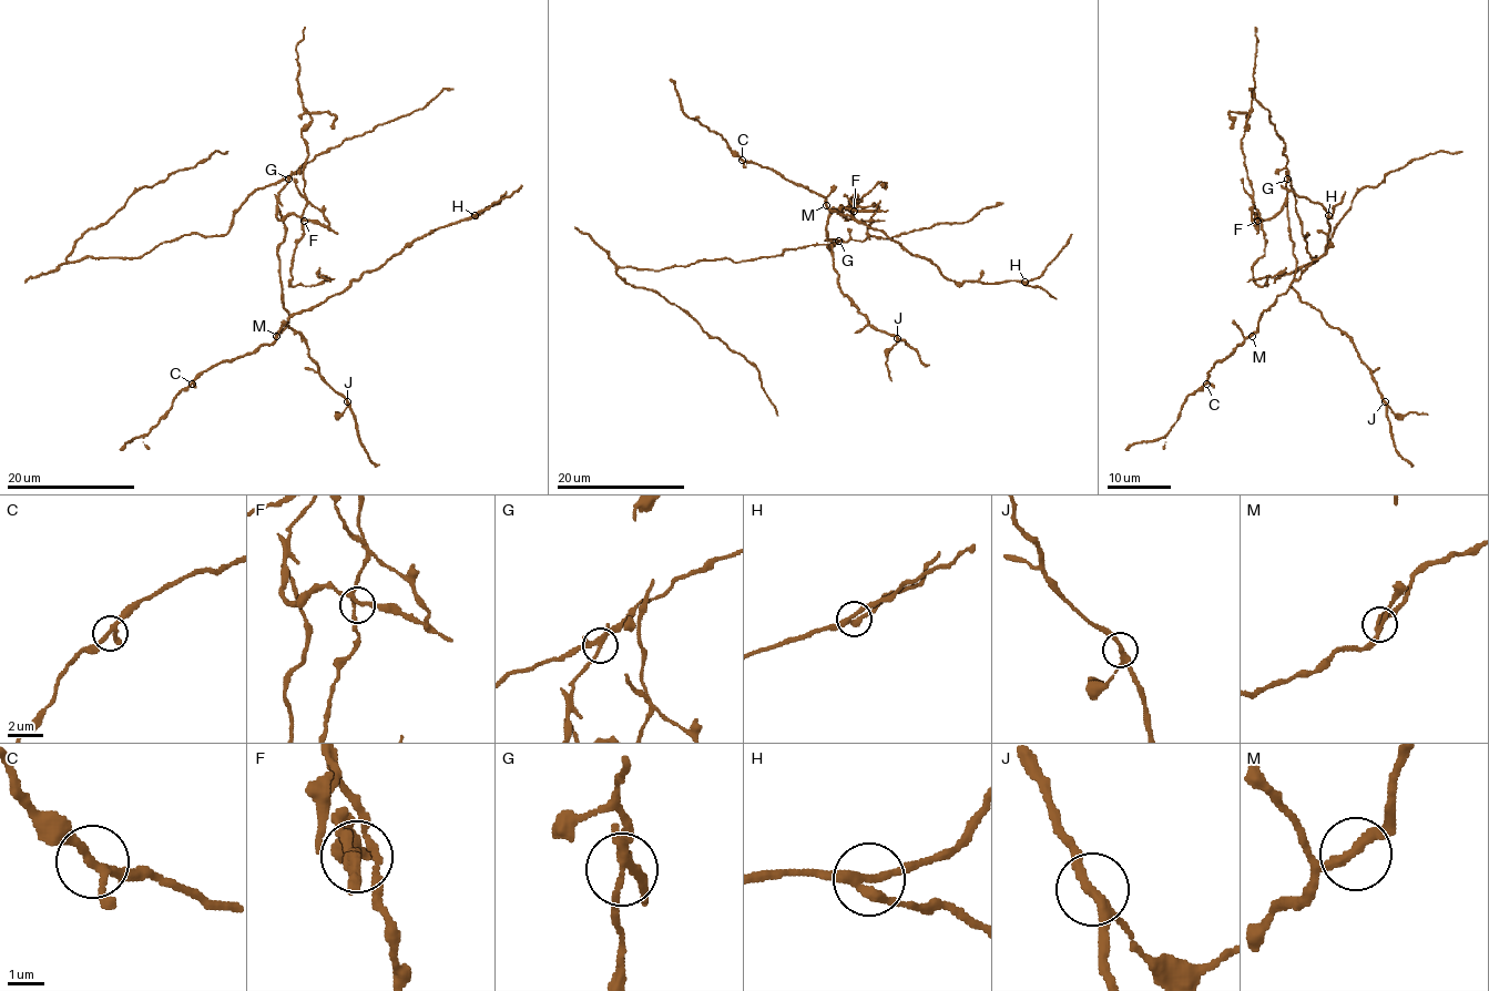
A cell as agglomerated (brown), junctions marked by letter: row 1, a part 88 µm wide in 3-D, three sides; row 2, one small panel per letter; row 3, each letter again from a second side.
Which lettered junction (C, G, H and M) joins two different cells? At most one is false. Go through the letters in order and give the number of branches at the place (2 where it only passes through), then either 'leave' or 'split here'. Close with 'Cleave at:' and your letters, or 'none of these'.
C: 3 branches meet; leave
G: 3 branches meet; split here
H: 3 branches meet; leave
M: 3 branches meet; leave
Cleave at: G

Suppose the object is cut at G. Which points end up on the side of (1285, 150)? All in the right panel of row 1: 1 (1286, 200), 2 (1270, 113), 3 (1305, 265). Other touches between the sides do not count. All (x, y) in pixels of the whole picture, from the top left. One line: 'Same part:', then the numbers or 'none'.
Same part: 2, 3

